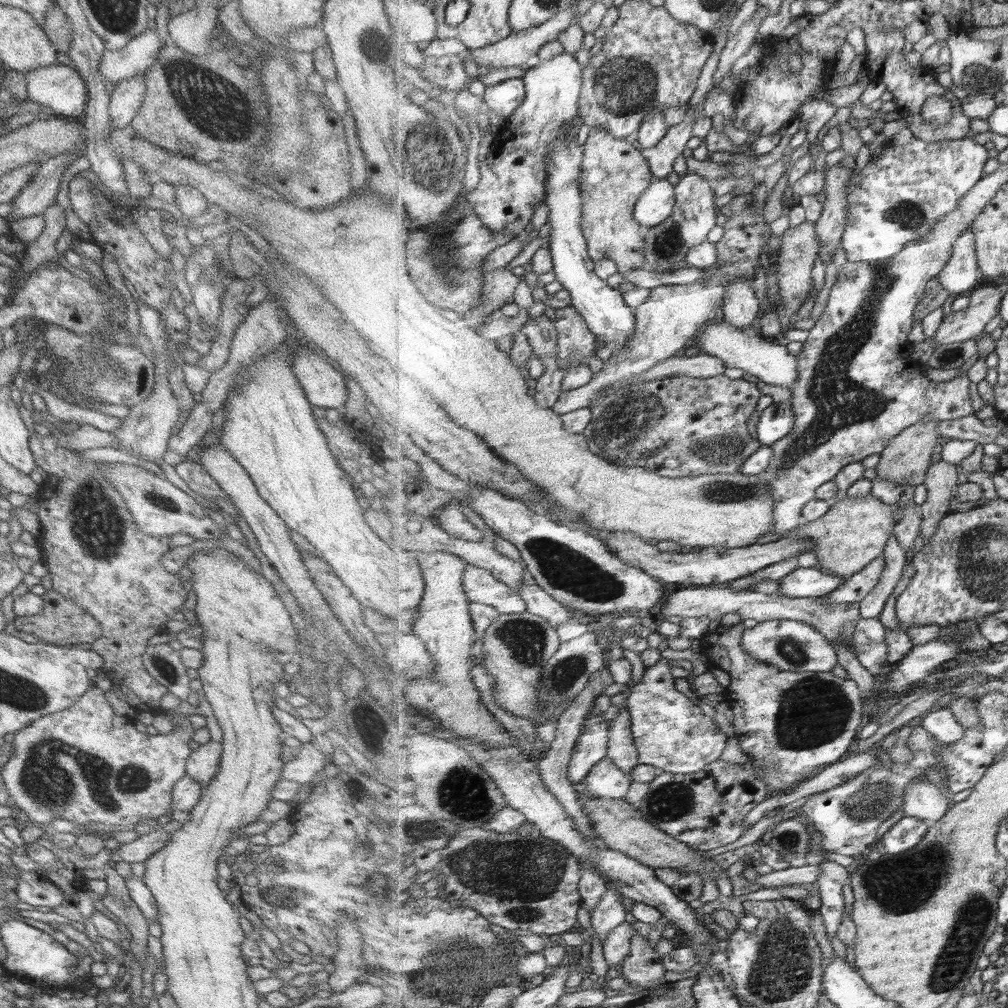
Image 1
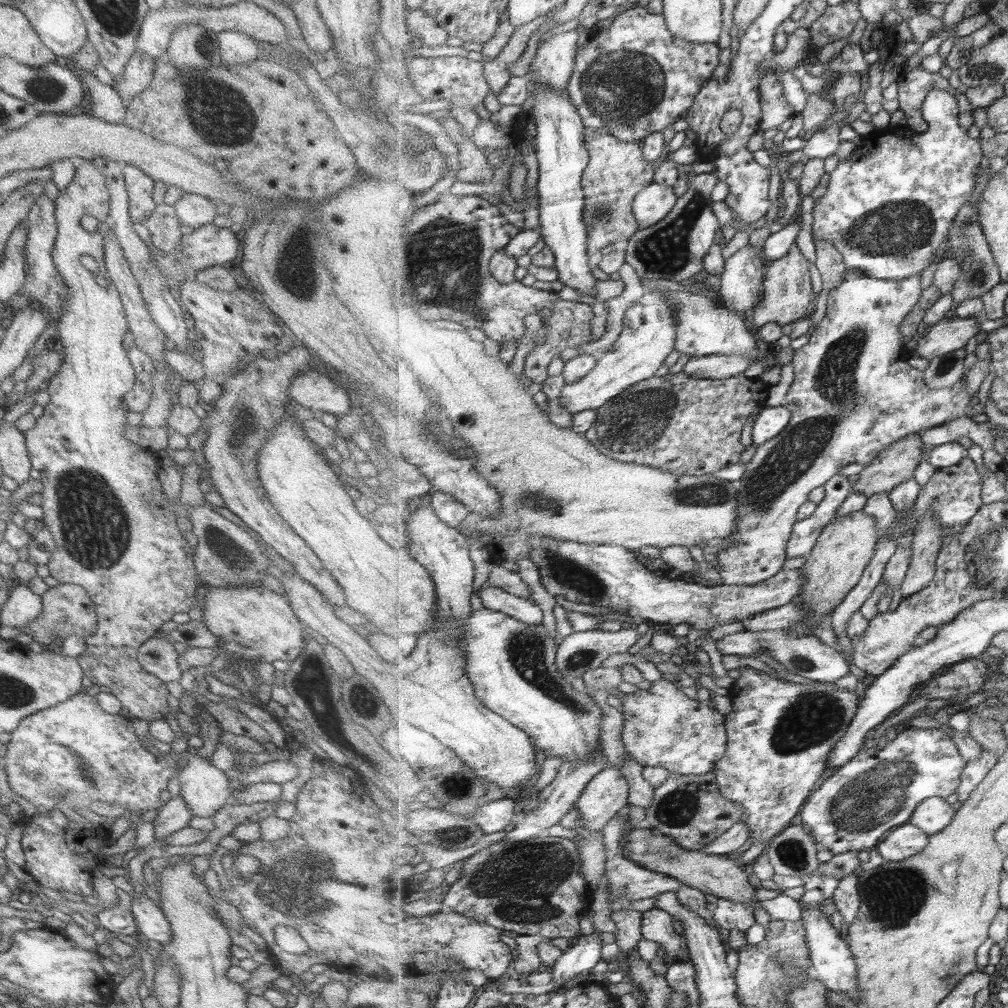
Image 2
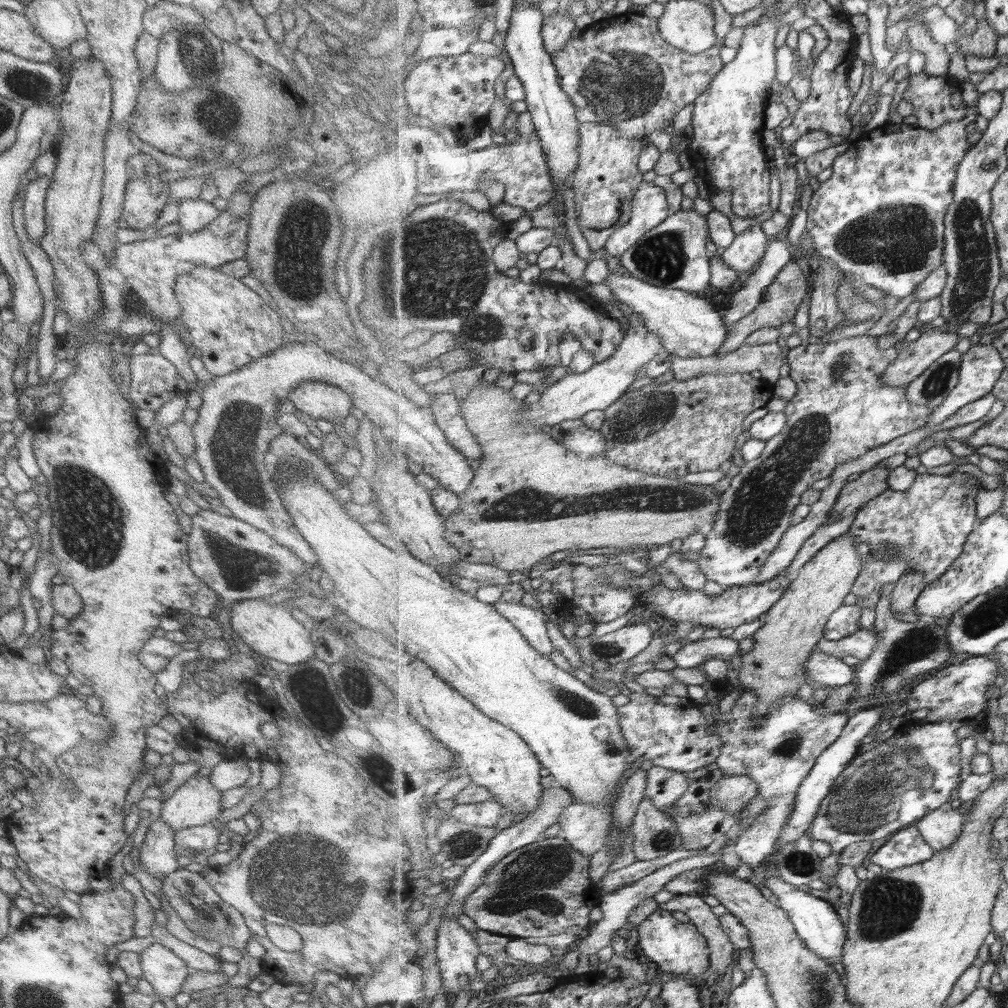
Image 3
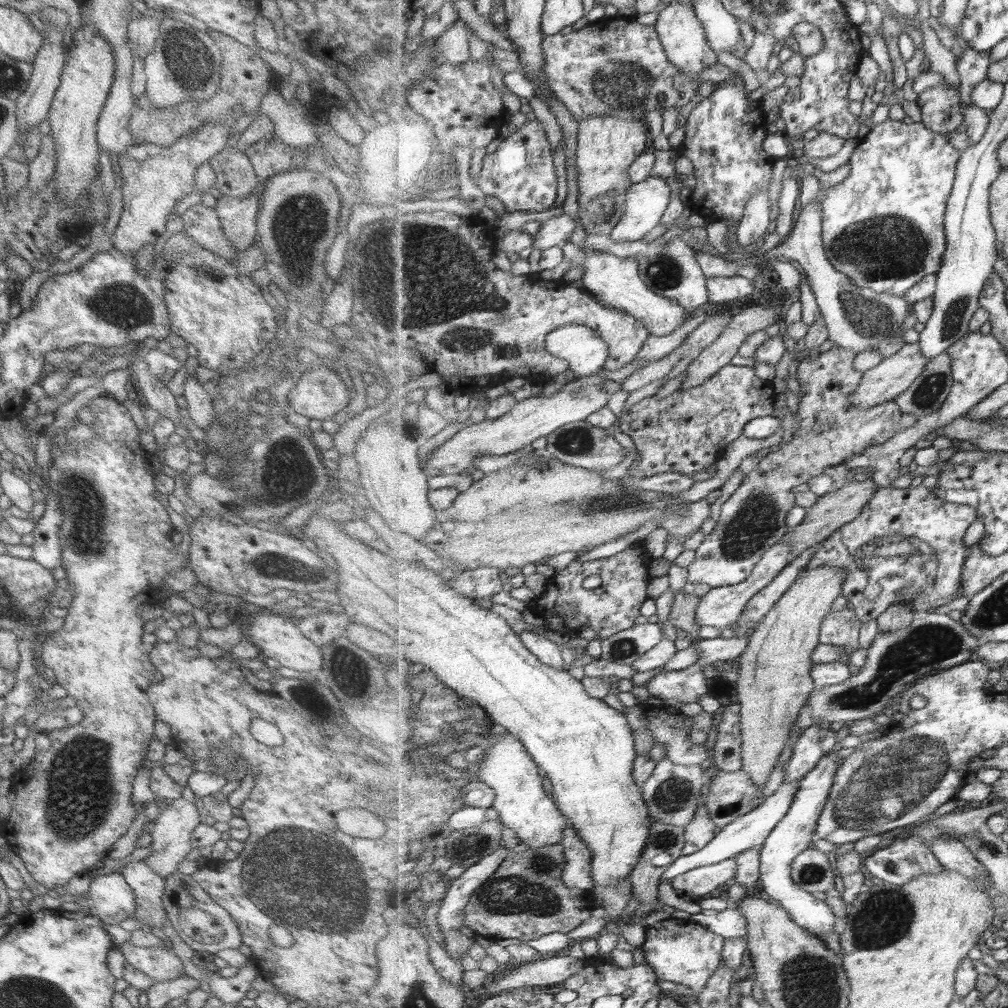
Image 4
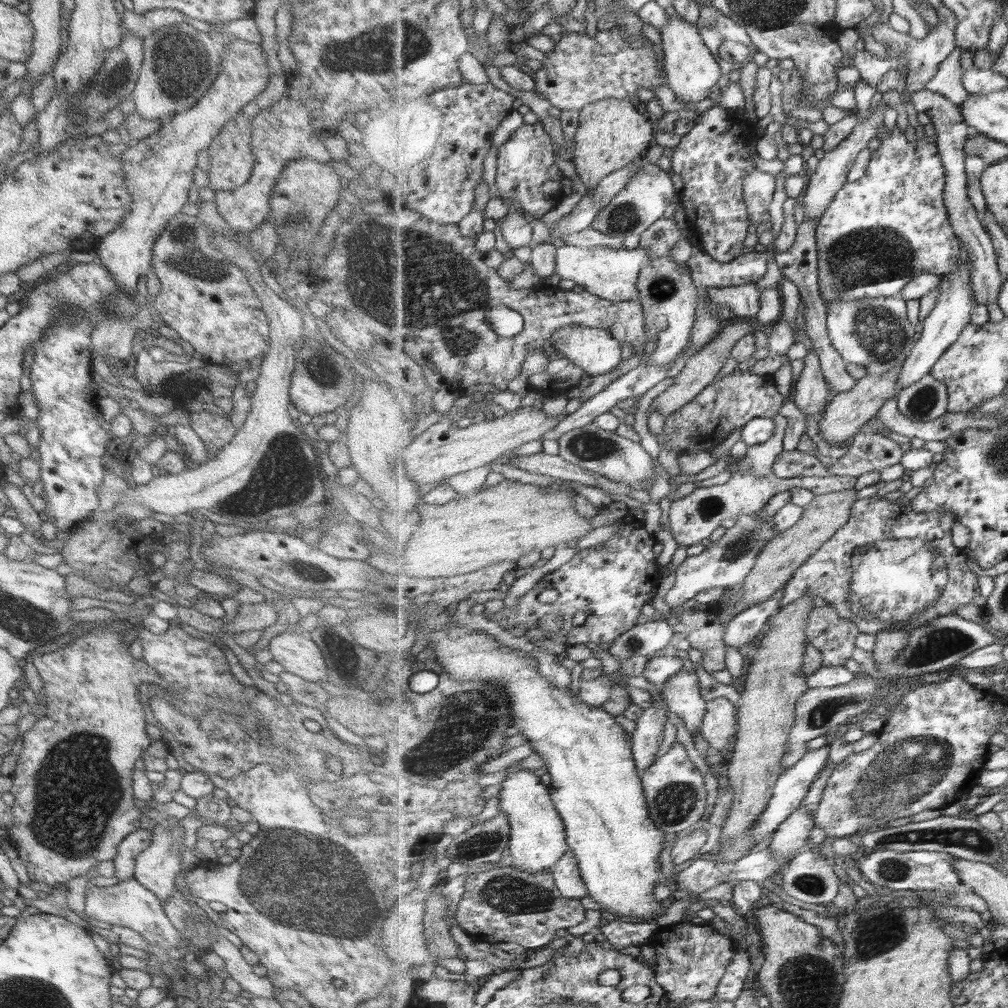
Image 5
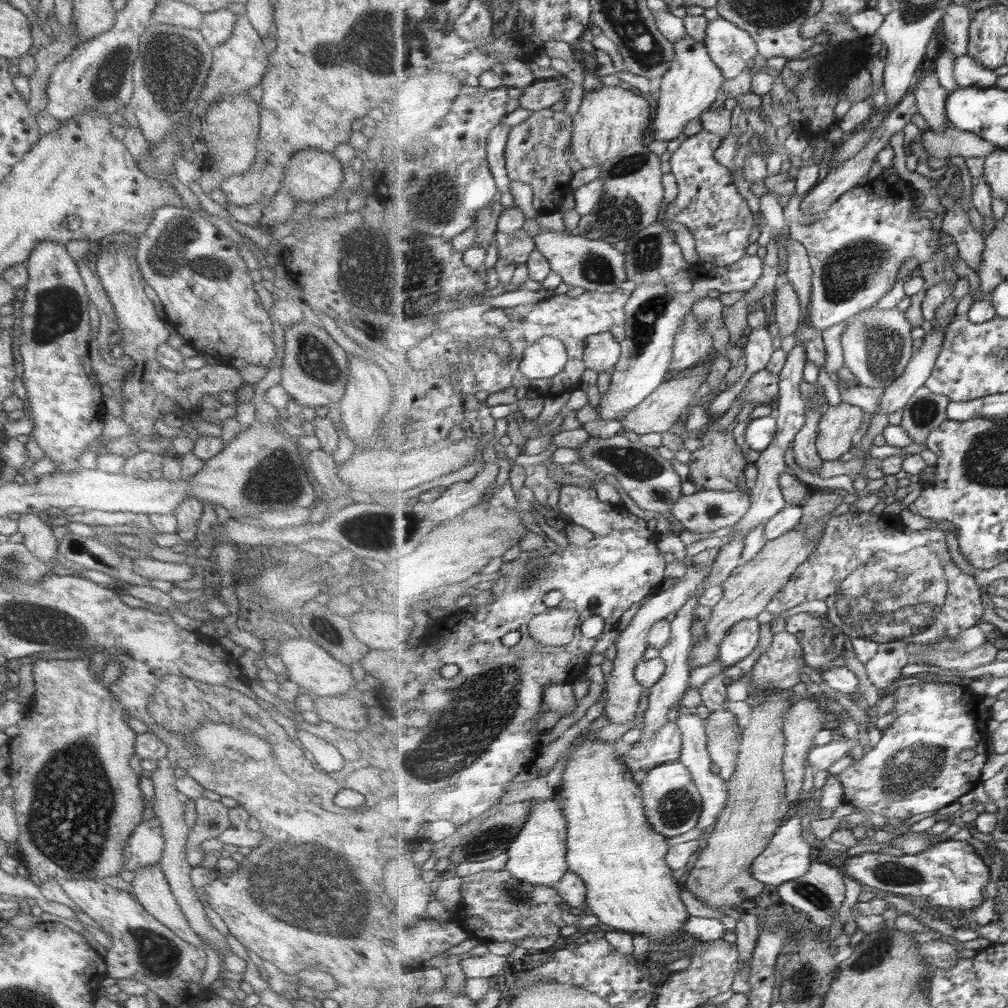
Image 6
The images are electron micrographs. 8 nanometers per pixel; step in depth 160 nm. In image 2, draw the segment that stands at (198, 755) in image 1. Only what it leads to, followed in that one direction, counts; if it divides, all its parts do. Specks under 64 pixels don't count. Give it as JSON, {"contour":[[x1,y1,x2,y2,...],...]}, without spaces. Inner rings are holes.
{"contour":[[197,755,188,756,176,779,178,795,187,805,191,816,211,818,230,796,226,774,211,765,211,761]]}

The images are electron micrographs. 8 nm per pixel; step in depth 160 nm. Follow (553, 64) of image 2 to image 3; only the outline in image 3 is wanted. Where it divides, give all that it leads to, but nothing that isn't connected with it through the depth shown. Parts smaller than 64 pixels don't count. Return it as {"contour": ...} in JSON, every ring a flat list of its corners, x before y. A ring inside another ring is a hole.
{"contour":[[567,7,564,9,559,9,556,14,546,18,546,21,543,25,542,35,544,36,544,42,547,48,547,51,553,55,563,49,564,44,569,42,577,30,575,22,569,17,565,17,564,12]]}

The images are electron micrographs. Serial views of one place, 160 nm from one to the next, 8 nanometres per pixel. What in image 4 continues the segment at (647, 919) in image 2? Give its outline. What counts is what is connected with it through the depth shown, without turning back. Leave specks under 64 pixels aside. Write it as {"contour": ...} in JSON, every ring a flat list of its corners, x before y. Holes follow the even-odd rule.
{"contour":[[669,917,648,926,645,932,646,941,642,950,647,964,654,968,654,973,660,980,683,984,698,994,721,966,726,939,690,919,677,920]]}

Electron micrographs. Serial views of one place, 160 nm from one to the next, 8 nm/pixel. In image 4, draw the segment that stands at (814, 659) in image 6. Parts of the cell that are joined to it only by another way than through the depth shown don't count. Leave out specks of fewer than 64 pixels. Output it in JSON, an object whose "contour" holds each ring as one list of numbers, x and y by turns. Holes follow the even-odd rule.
{"contour":[[846,606,844,609,831,611,823,621,820,642,838,646,844,650,844,655,839,661,850,665,851,652,861,648,860,630,862,620,856,612]]}

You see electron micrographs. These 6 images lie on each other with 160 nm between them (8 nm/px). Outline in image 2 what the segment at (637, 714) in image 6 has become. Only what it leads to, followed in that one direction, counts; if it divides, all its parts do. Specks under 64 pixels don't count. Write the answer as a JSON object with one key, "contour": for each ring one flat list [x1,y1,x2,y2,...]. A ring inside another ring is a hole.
{"contour":[[849,268,844,274,844,277,846,281,843,284,828,292,826,314,818,322,813,333,810,334,808,343,805,343,800,349,794,351,795,355,791,363,794,366,796,377,787,395,785,405,792,413,790,424,781,432,781,435,758,447,753,459,747,464,747,473,745,473,744,478,736,482,739,499,738,526,737,531,729,537,736,544,731,546,731,548,713,554,721,567,721,570,719,570,721,584,727,584,729,586,753,586,774,577,778,572,783,570,783,564,787,562,787,546,792,538,794,526,798,521,799,509,810,500,810,494,813,490,826,487,827,482,830,482,843,468,854,463,867,467,878,458,879,454,882,454,883,450,887,450,895,442,899,442,899,440,907,436,916,433,919,434,925,429,942,426,944,423,951,421,951,419,963,415,969,409,971,398,969,396,969,390,966,387,965,376,952,387,945,388,945,390,933,390,927,384,924,371,917,370,917,368,913,368,909,364,910,353,904,347,904,343,908,338,902,333,902,322,906,320,908,314,910,314,922,298,924,289,921,286,921,275,915,275,903,280,880,279,866,275,859,269]]}

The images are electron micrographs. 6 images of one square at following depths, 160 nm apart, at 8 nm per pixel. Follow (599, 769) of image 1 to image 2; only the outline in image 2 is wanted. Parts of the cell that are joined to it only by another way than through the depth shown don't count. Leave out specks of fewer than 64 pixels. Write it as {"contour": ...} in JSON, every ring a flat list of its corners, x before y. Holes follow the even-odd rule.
{"contour":[[615,767,602,770,587,785,577,799,577,806,584,818,584,827,601,831,629,802,630,784]]}

